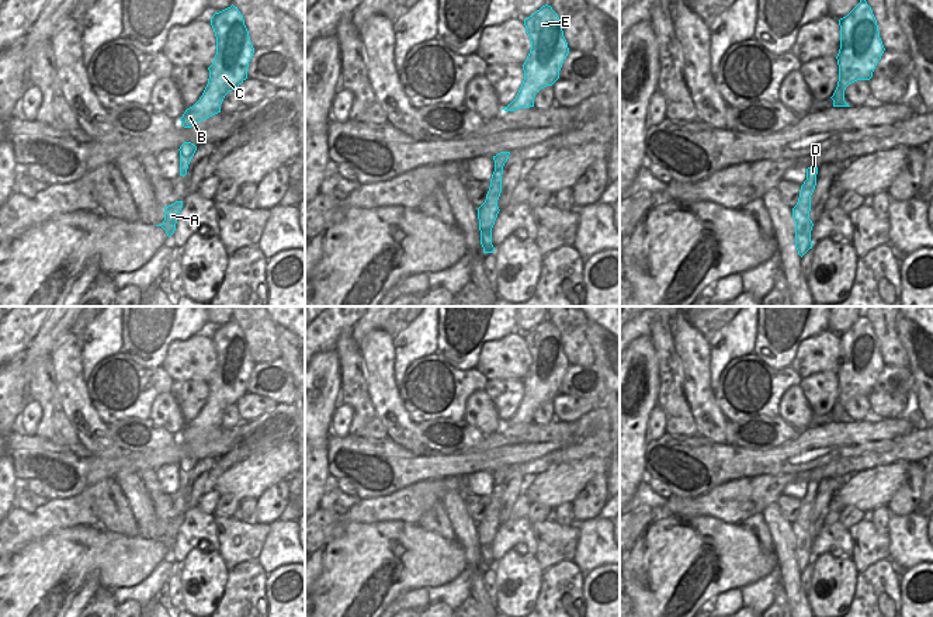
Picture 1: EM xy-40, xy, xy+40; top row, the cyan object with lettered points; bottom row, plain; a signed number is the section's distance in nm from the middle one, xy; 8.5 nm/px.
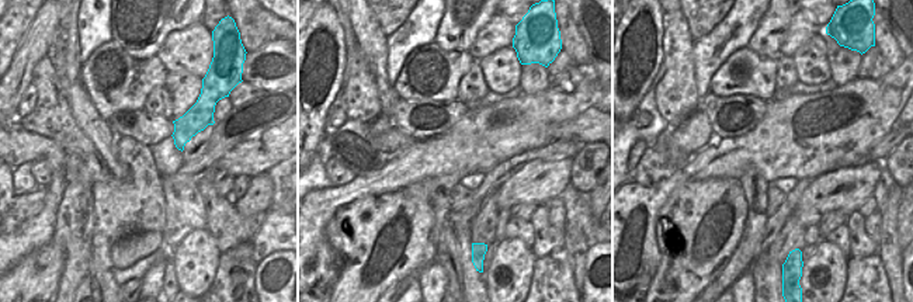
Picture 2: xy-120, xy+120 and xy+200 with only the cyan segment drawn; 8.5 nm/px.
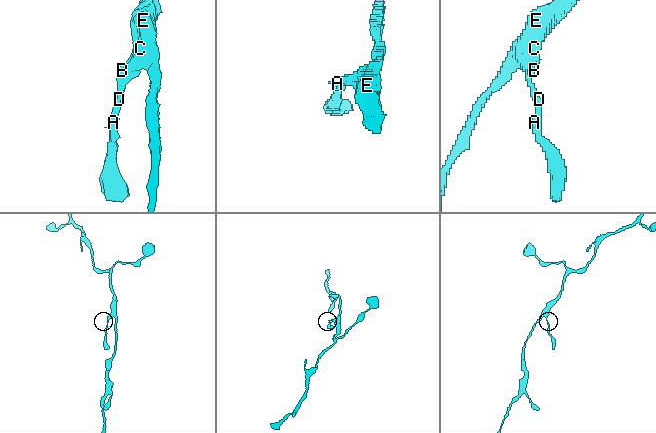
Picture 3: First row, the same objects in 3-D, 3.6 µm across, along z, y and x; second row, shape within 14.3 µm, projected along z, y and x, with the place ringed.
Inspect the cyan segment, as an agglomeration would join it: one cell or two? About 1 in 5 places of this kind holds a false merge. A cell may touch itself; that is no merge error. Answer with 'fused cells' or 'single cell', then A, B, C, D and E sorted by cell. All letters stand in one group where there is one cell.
single cell; groups A B C D E

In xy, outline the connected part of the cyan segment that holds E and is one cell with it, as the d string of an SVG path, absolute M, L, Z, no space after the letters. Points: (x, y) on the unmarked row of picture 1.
M545 319L524 335L531 356L530 368L523 379L524 395L516 413L504 426L534 422L535 409L559 394L559 385L569 368L562 339L551 320Z

